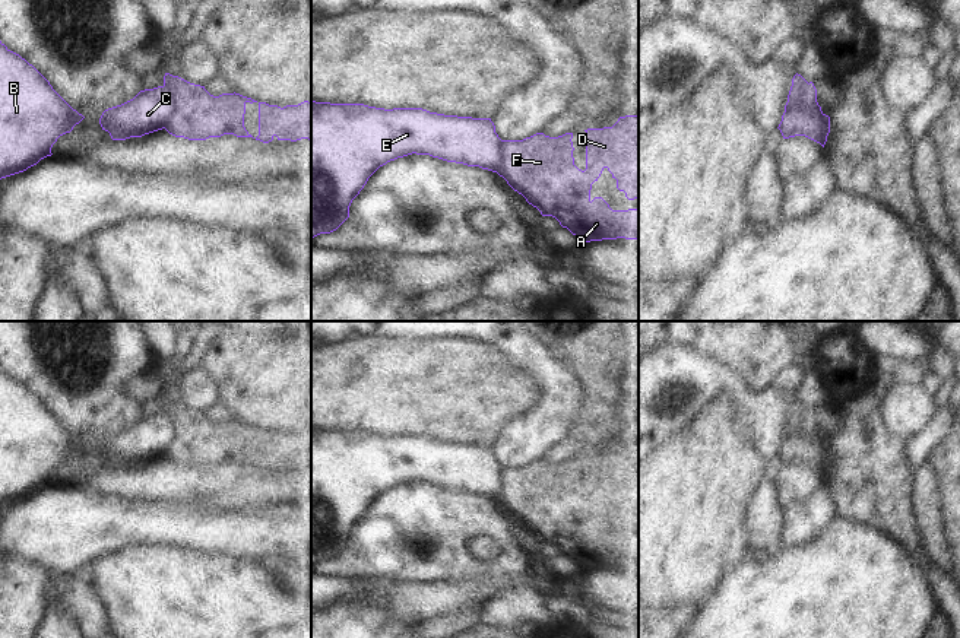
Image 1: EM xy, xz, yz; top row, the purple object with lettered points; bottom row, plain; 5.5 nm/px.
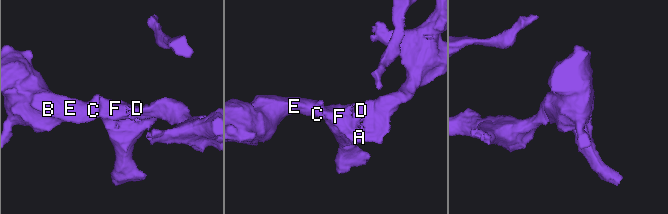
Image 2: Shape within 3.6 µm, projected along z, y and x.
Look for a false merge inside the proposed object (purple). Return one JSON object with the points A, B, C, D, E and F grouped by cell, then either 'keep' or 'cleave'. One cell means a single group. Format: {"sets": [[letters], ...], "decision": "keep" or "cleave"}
{"sets": [["A", "D", "F"], ["B", "C", "E"]], "decision": "cleave"}

